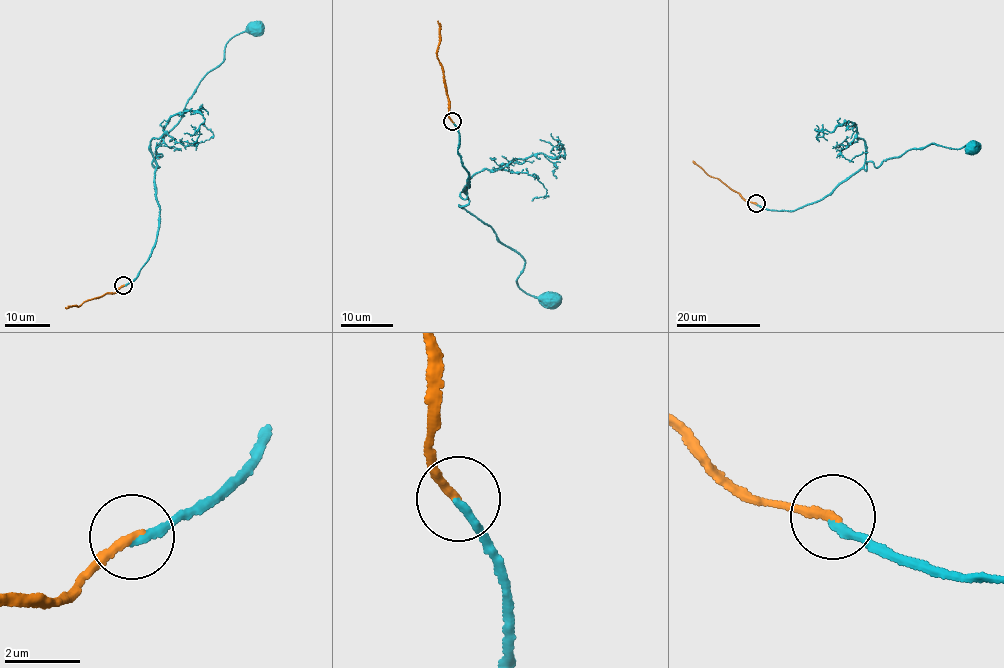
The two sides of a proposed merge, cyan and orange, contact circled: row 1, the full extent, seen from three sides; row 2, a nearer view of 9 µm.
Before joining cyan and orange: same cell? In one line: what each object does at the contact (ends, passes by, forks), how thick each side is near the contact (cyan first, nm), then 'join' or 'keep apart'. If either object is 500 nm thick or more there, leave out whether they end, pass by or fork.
cyan ends there; orange ends there; 200 nm thick on the cyan side, 240 nm on the other; keep apart

